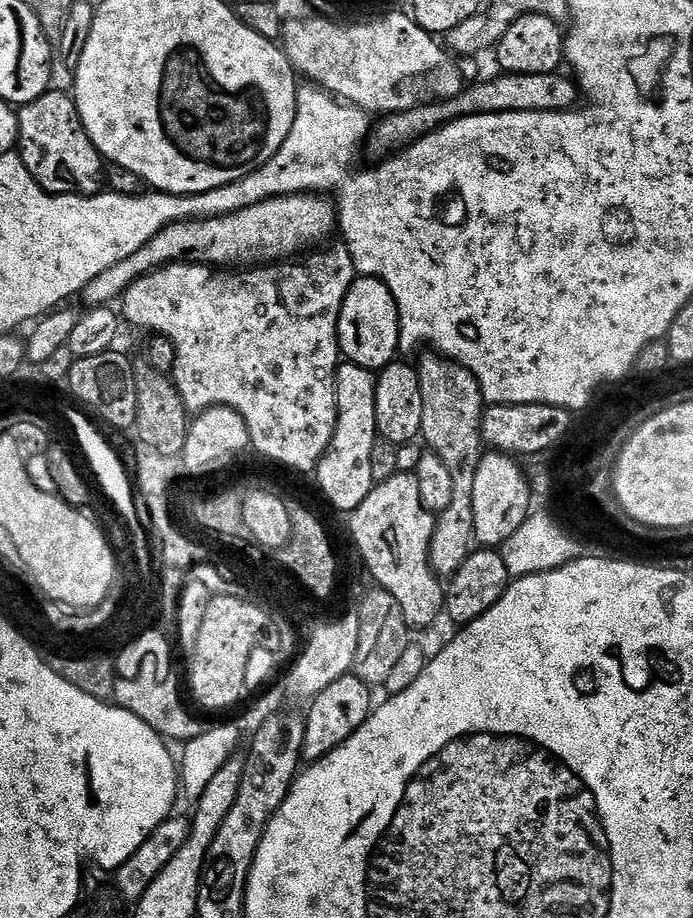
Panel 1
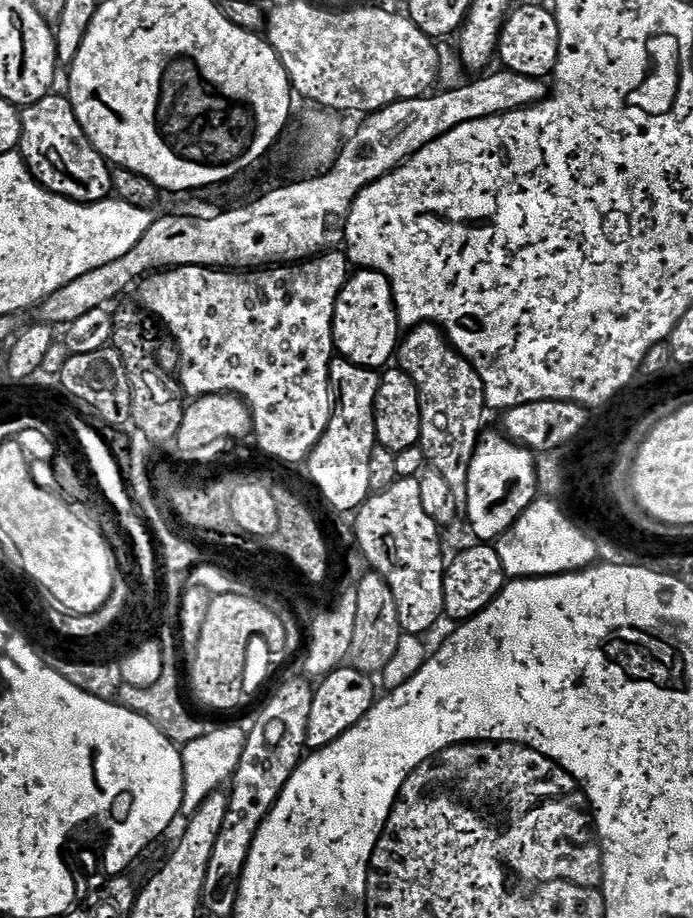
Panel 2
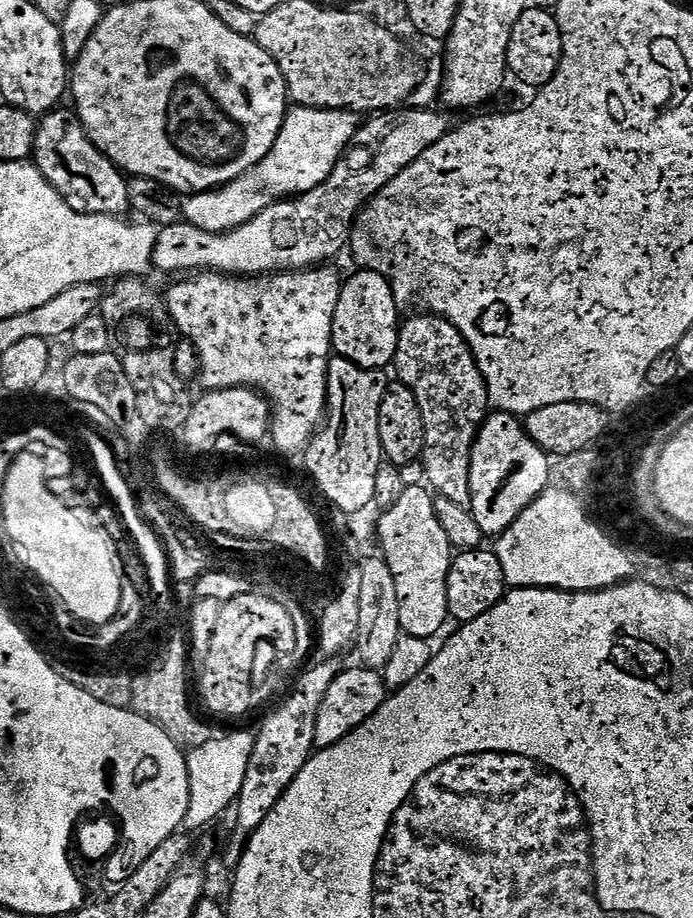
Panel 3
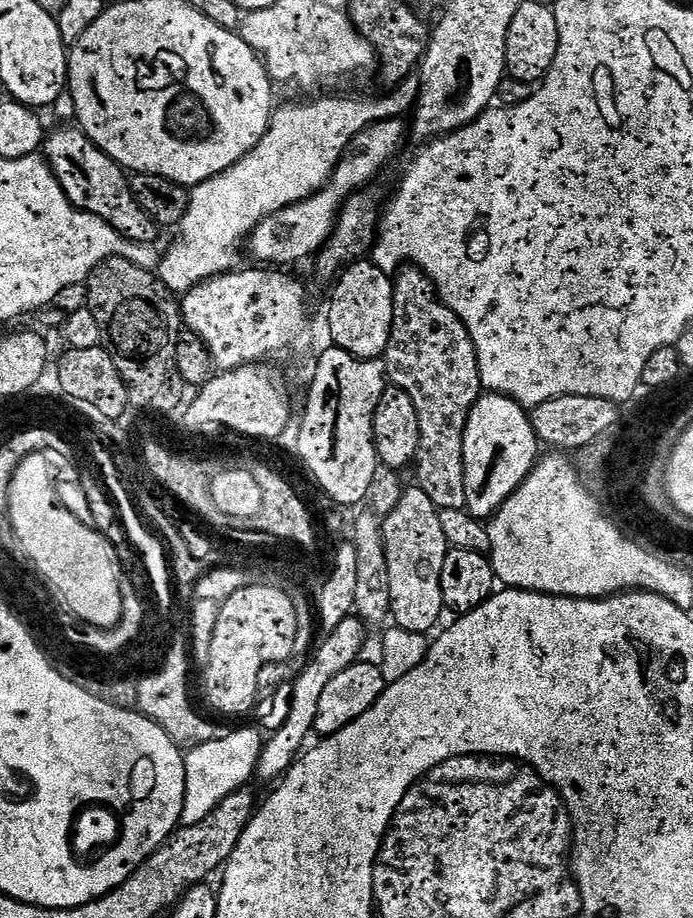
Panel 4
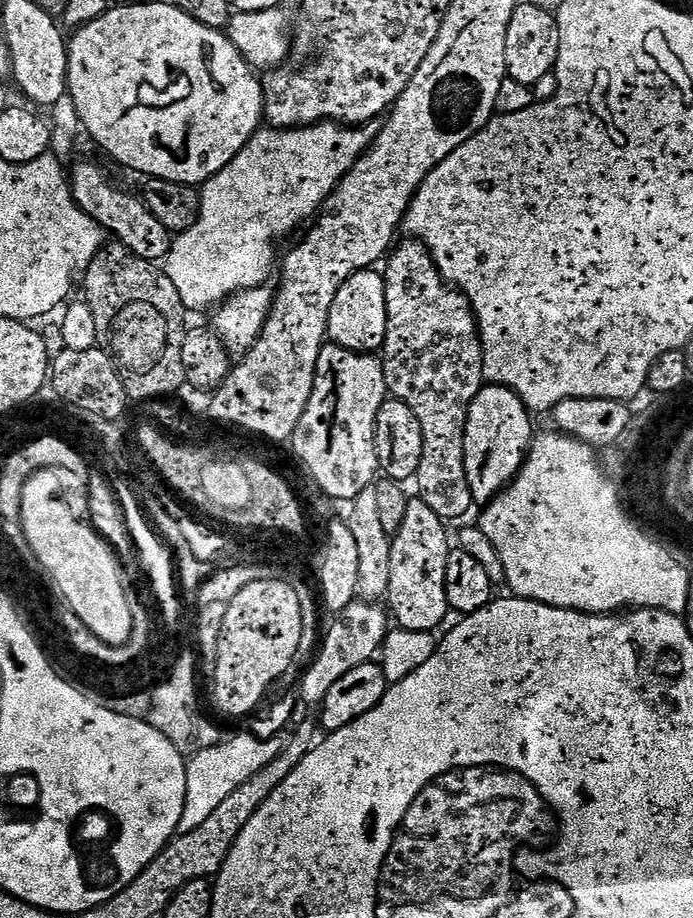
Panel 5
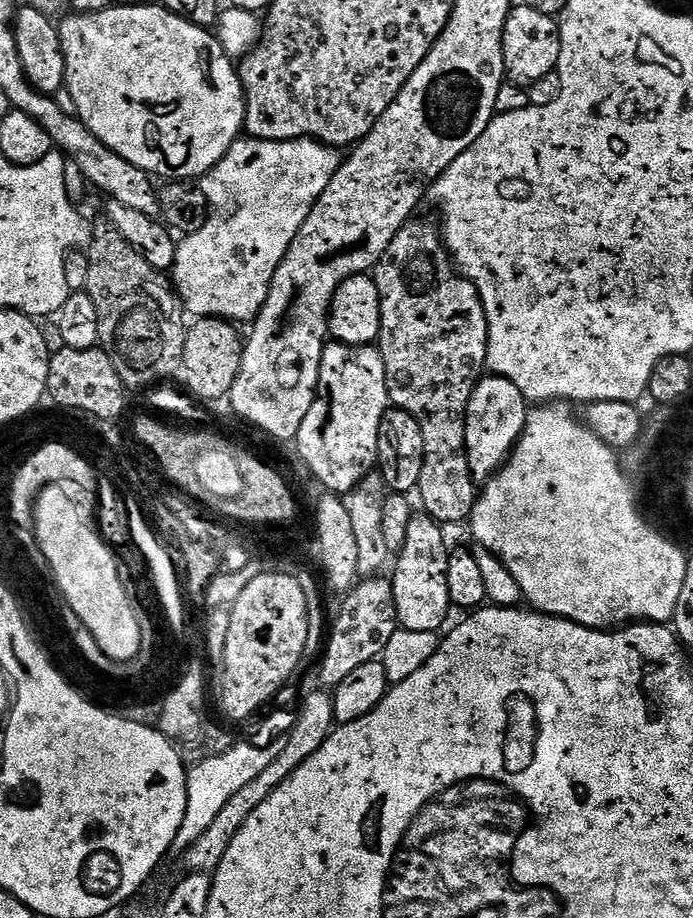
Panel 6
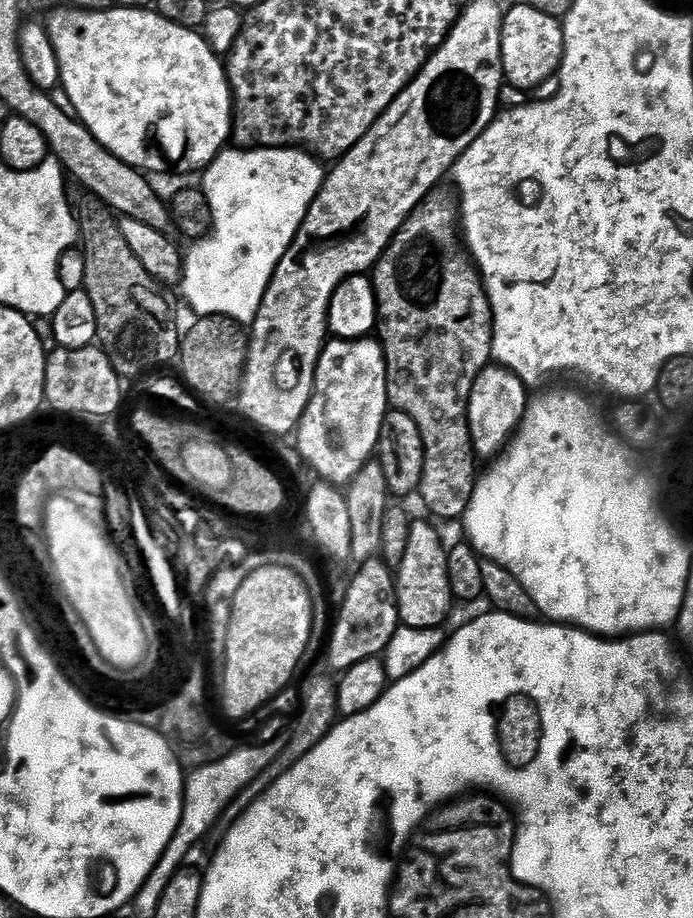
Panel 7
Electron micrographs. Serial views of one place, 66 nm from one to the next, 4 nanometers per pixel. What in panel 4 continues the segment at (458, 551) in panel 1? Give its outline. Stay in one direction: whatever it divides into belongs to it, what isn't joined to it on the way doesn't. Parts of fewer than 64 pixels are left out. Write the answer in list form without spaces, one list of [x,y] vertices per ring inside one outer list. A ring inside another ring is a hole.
[[[415,266],[405,267],[394,280],[392,340],[388,343],[386,363],[389,381],[393,385],[396,383],[395,387],[399,391],[405,392],[413,399],[414,406],[417,407],[420,415],[422,434],[420,451],[422,455],[418,460],[419,487],[423,488],[424,493],[436,503],[439,509],[467,509],[464,432],[468,428],[472,407],[479,402],[482,395],[476,344],[468,333],[466,325],[440,299],[435,284],[424,275],[421,269]]]

